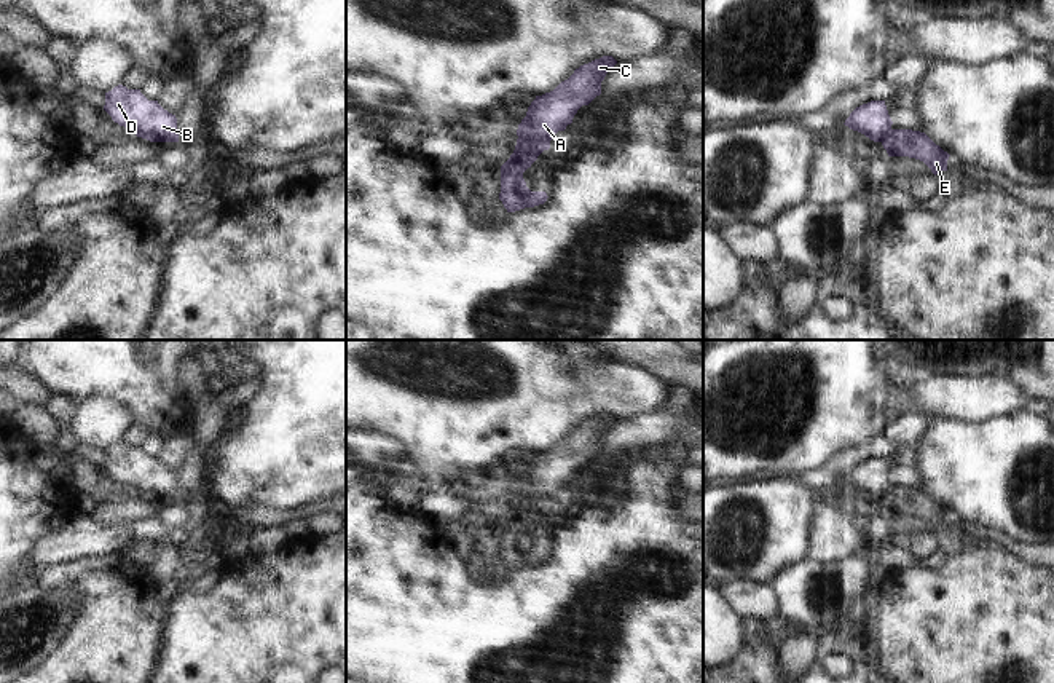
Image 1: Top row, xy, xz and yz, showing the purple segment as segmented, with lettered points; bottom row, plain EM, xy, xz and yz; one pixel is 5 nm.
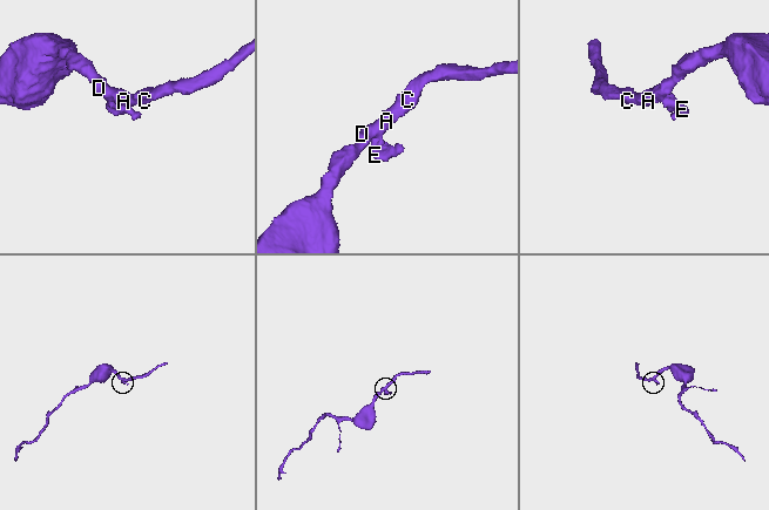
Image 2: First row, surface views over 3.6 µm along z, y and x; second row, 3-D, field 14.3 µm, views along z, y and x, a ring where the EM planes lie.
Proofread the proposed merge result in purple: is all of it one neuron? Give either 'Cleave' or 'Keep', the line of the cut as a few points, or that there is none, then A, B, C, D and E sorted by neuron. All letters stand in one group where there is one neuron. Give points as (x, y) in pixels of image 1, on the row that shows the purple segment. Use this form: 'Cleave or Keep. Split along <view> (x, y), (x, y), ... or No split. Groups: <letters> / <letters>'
Cleave. Split along xz (506, 161), (514, 161), (523, 171). Groups: A B C D / E

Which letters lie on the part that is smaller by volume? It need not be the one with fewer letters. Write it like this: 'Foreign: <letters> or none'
Foreign: E

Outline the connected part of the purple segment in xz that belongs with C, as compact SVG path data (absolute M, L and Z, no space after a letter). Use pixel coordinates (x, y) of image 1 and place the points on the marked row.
M603 56L576 69L553 91L536 96L518 124L517 145L505 163L513 161L523 171L531 168L550 148L552 137L572 123L577 110L601 94L601 81L615 64L612 56Z

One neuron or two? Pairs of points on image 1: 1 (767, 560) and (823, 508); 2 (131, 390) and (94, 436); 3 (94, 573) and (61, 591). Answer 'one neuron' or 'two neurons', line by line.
1: two neurons
2: two neurons
3: two neurons

